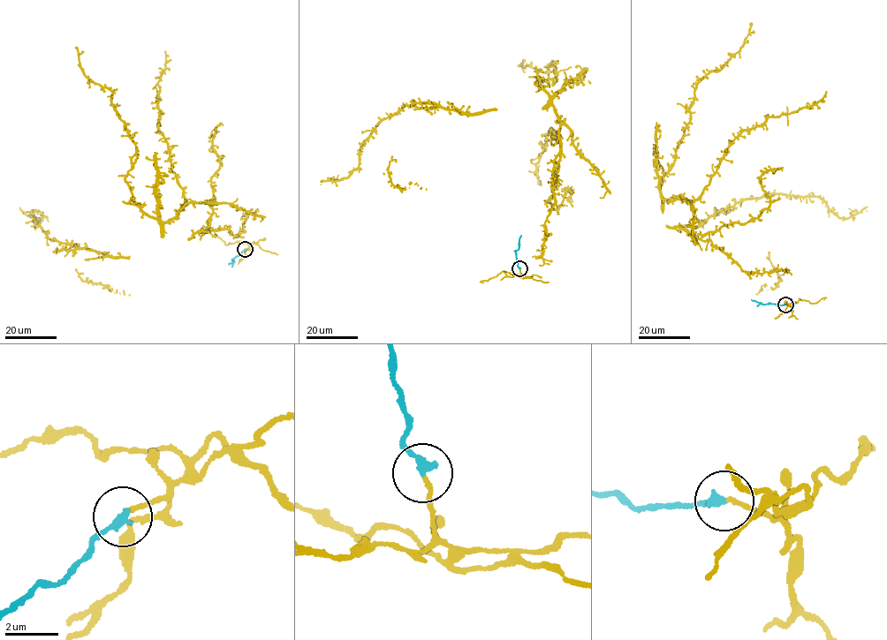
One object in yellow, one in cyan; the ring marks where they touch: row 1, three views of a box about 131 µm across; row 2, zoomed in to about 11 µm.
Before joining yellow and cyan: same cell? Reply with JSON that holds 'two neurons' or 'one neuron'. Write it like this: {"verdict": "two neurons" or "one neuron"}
{"verdict": "two neurons"}

